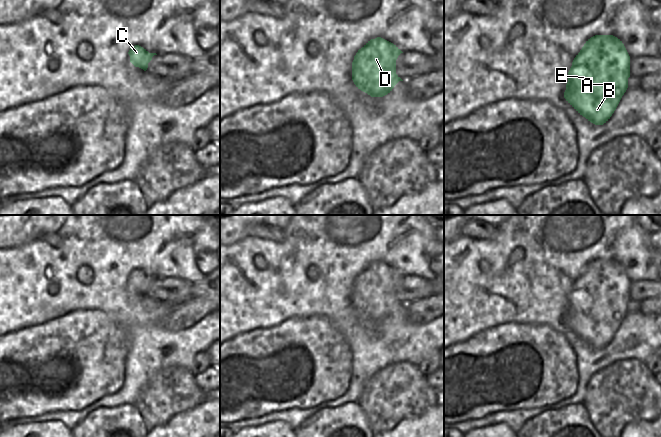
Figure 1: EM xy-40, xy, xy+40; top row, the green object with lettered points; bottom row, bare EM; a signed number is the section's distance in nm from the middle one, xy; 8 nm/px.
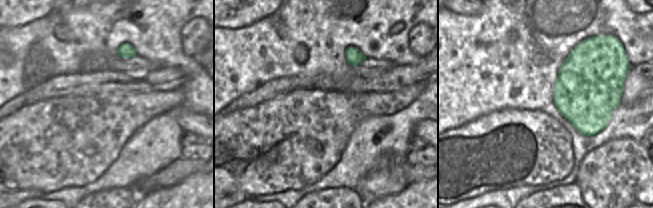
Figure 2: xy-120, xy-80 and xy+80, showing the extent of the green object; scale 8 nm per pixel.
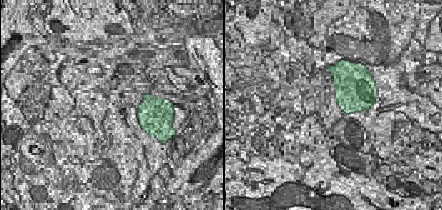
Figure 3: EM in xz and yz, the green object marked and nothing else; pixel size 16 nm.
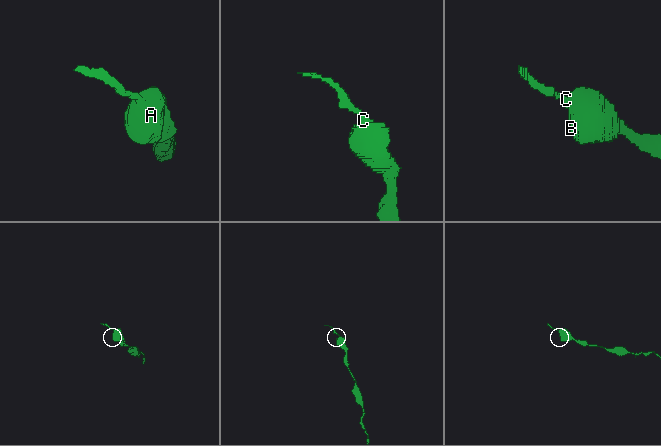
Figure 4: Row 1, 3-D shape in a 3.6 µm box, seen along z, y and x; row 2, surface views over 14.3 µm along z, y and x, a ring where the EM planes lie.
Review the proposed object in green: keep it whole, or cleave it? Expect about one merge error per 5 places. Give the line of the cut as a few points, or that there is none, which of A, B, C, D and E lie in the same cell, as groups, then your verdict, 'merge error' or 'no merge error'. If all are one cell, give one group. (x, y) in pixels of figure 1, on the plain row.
no cut; A B C D E; no merge error

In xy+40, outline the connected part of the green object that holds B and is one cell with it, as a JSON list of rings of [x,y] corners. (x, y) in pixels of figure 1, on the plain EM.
[[[595,259],[572,286],[566,325],[595,349],[606,347],[628,312],[630,280],[620,263]]]

